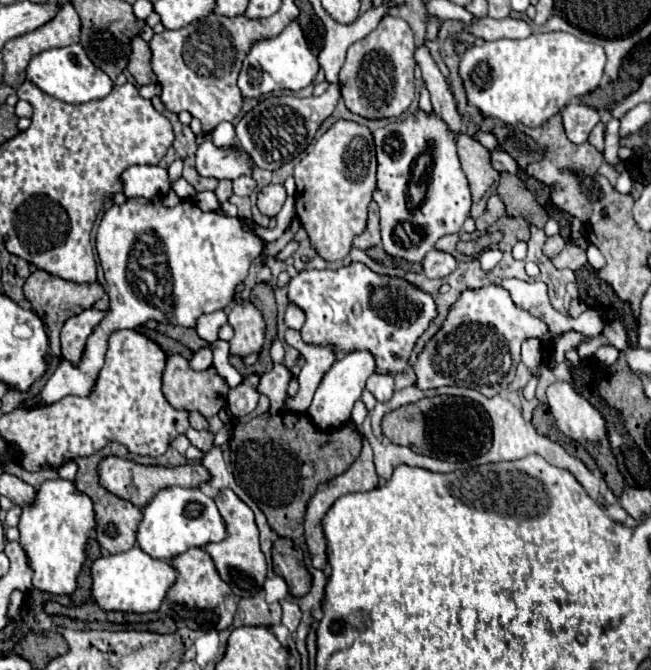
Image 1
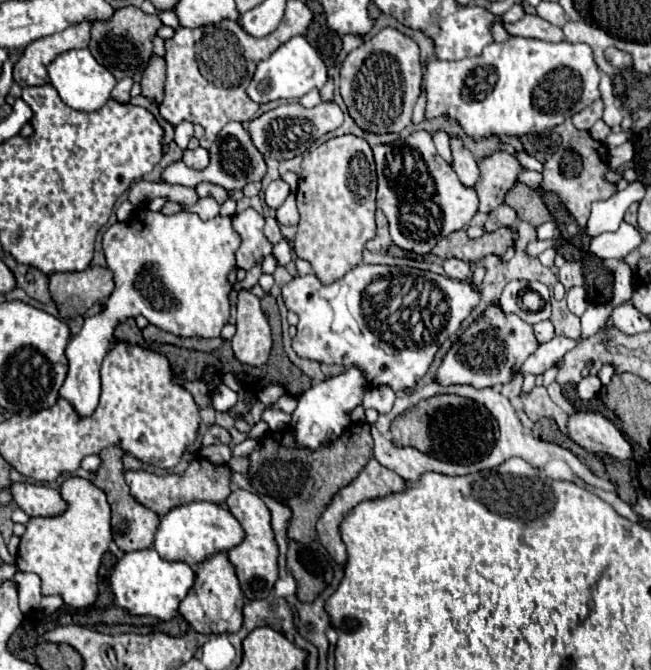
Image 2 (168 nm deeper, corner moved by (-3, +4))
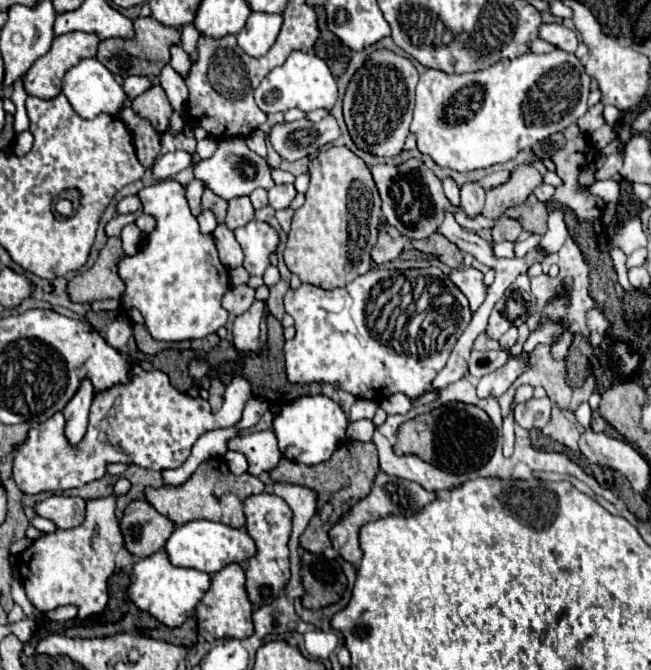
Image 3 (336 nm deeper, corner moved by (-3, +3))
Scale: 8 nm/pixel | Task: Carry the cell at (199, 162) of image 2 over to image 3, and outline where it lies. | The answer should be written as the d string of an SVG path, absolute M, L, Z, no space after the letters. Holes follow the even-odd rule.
M173 151L173 153L167 153L167 155L161 155L153 167L153 175L155 179L167 179L167 177L173 177L175 173L187 169L193 165L193 155L187 153L187 151Z

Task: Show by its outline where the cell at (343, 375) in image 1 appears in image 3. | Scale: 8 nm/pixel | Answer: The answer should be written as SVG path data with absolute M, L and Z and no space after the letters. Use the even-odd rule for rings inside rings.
M325 395L299 397L293 403L283 405L281 415L273 419L273 431L275 431L277 439L279 439L281 453L291 461L301 461L301 463L307 463L307 465L317 465L317 463L327 461L331 457L331 453L347 439L347 435L345 435L347 425L349 425L349 419L347 419L347 413L343 411L343 407L339 403L335 403L333 399L325 397Z

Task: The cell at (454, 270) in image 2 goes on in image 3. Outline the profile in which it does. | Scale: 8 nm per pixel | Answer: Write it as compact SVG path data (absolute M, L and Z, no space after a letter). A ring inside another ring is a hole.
M469 267L469 269L455 269L449 279L467 295L469 303L471 303L471 311L475 313L475 309L483 303L485 297L485 287L483 287L483 273Z

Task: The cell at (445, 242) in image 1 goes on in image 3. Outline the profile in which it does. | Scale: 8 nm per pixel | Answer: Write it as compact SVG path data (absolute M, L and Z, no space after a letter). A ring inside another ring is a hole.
M435 233L435 237L429 237L427 241L413 241L413 247L423 251L423 253L429 253L429 255L435 255L441 263L453 267L453 269L461 269L463 267L463 253L461 249L447 241L443 235Z

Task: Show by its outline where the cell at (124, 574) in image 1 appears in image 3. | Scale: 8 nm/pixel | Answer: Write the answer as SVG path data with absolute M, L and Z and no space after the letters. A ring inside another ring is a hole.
M157 551L145 559L135 561L131 573L131 585L127 587L129 599L145 613L155 617L167 627L179 627L187 617L193 615L195 605L201 601L205 591L209 589L209 575L197 569L175 567L167 561L167 553Z

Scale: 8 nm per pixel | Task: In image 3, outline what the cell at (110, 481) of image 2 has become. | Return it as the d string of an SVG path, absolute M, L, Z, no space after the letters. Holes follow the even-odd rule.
M135 499L125 507L119 527L125 537L125 549L135 557L147 557L163 549L163 541L171 535L173 523L145 499Z

